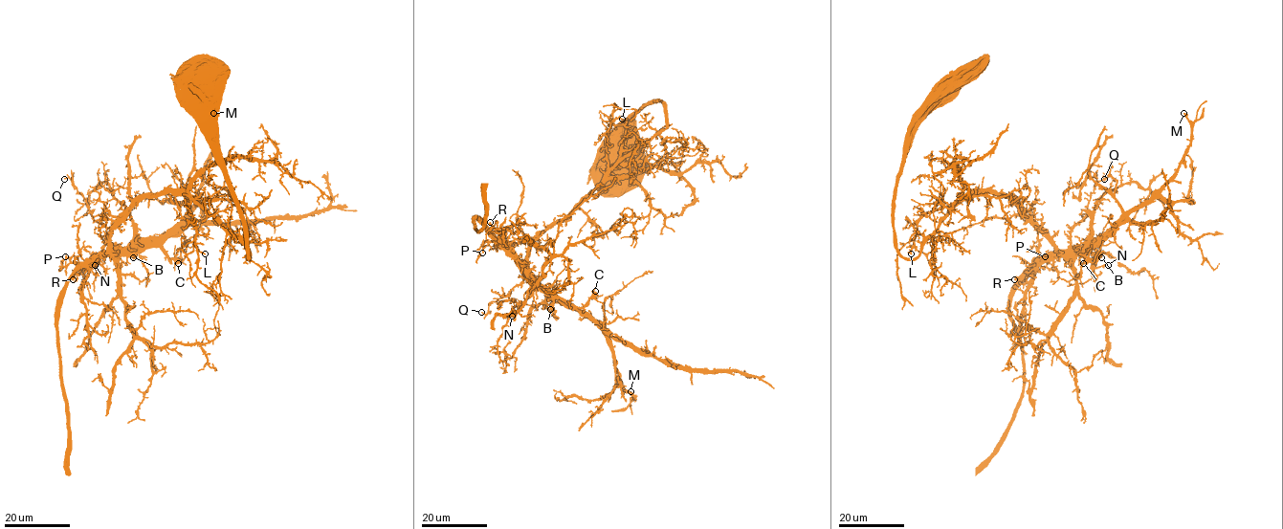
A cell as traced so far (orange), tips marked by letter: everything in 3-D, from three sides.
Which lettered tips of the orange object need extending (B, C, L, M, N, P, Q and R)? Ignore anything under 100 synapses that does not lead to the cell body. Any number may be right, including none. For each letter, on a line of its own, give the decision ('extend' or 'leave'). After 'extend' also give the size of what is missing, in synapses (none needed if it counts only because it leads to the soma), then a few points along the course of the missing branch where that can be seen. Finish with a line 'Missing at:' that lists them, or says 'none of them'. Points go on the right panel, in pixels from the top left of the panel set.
B: extend; about 160 synapses; missing branch runs (1101, 257), (1119, 245), (1134, 245), (1145, 253), (1164, 257), (1185, 250), (1197, 257), (1188, 262)
C: leave
L: leave
M: leave
N: leave
P: leave
Q: leave
R: leave
Missing at: B

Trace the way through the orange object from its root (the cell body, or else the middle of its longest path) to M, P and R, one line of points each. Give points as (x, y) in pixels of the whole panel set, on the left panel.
M: (200, 76), (249, 258), (171, 192), (143, 198), (110, 252), (155, 243), (192, 207), (213, 113)
P: (200, 76), (249, 258), (171, 192), (143, 198), (104, 252), (65, 256)
R: (200, 76), (196, 103), (214, 123), (249, 258), (191, 197), (163, 192), (143, 198), (106, 251), (73, 279)

